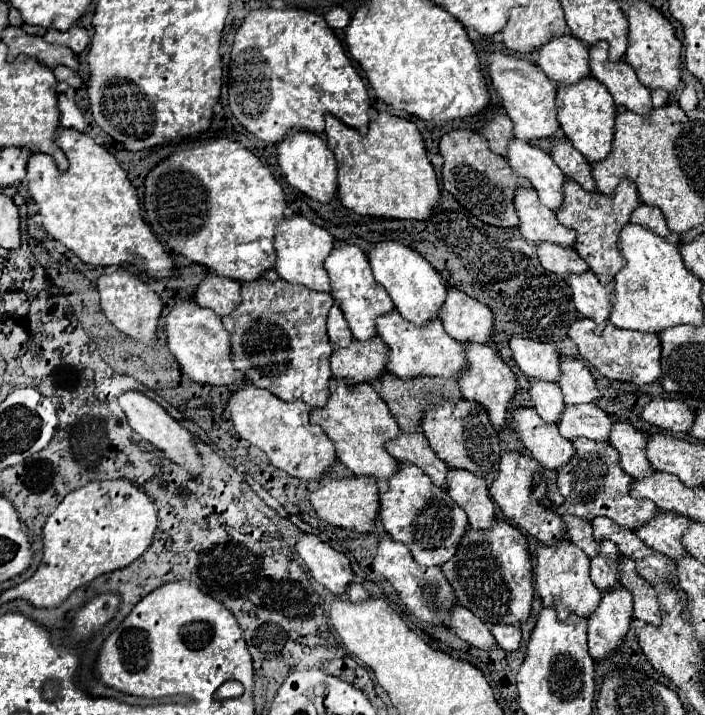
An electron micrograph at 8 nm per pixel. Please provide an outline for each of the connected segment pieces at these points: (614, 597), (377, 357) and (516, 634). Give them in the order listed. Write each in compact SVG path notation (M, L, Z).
M617 585L603 593L599 607L587 617L589 653L593 659L603 659L613 653L623 641L633 619L633 597Z
M371 337L369 341L353 339L349 349L337 347L331 355L333 377L345 377L349 383L371 381L379 377L387 367L387 345L381 337Z
M493 625L491 633L497 645L505 651L515 651L521 643L521 629L517 625Z

